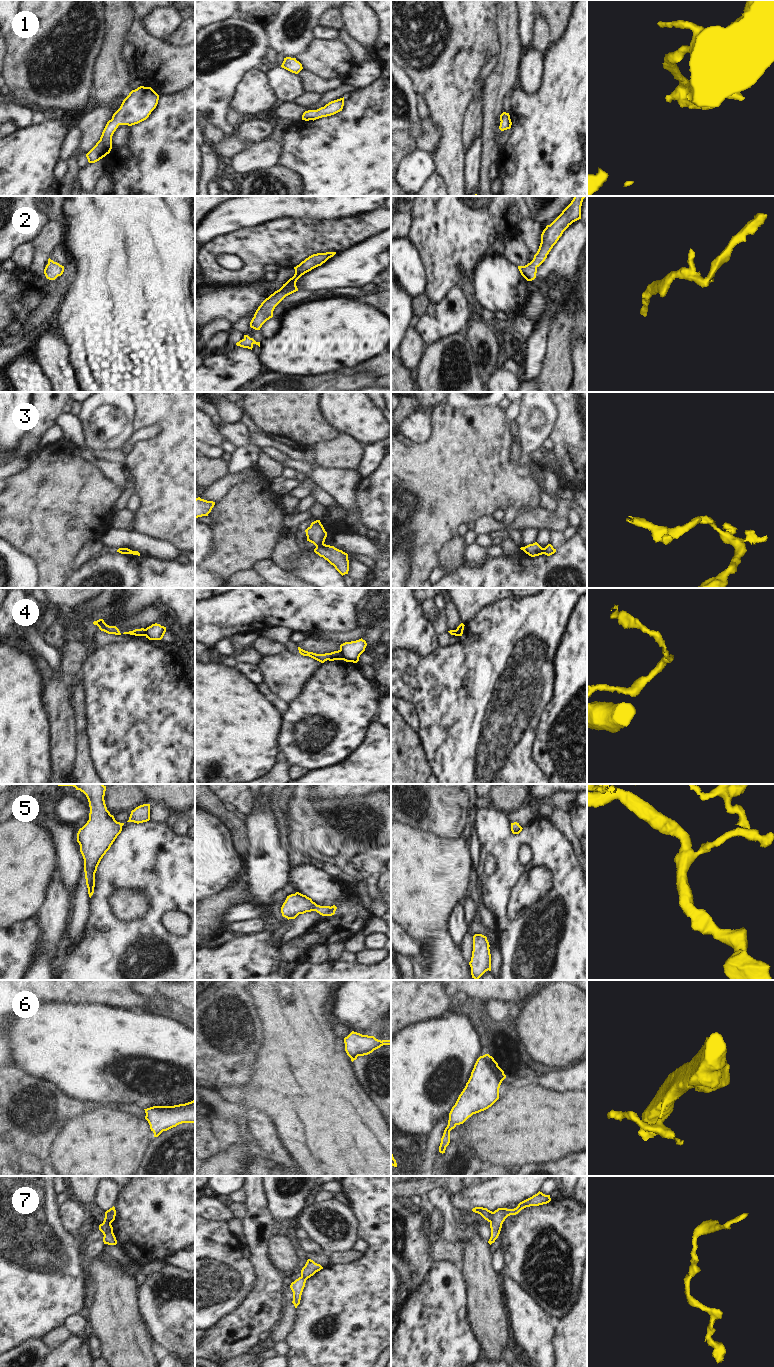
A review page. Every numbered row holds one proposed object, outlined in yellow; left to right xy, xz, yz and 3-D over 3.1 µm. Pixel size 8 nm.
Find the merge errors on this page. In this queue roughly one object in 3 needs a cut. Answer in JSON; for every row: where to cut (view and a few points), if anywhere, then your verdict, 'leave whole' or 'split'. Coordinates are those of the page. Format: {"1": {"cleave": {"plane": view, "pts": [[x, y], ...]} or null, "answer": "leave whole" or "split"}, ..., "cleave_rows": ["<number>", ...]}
{"1": {"cleave": null, "answer": "leave whole"}, "2": {"cleave": null, "answer": "leave whole"}, "3": {"cleave": {"plane": "xz", "pts": [[323, 543], [316, 546]]}, "answer": "split"}, "4": {"cleave": {"plane": "xz", "pts": [[339, 650], [342, 659]]}, "answer": "split"}, "5": {"cleave": null, "answer": "leave whole"}, "6": {"cleave": null, "answer": "leave whole"}, "7": {"cleave": {"plane": "yz", "pts": [[493, 1212], [490, 1222]]}, "answer": "split"}, "cleave_rows": ["3", "4", "7"]}

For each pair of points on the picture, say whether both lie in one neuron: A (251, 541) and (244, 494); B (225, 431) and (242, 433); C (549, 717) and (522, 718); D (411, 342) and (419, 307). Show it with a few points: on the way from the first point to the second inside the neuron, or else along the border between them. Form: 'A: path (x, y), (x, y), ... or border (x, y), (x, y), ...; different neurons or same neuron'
A: path (248, 529), (248, 506); same neuron
B: path (229, 431), (231, 433), (238, 433); same neuron
C: border (552, 696), (541, 715), (535, 740); different neurons
D: border (429, 306), (418, 322), (409, 328); different neurons

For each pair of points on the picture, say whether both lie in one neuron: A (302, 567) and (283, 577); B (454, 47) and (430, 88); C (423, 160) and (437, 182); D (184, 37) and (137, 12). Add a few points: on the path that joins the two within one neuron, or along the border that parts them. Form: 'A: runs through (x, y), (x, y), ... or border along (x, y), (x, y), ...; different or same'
A: border along (290, 572), (299, 577); different
B: runs through (444, 57), (444, 74), (440, 78); same
C: border along (436, 171), (423, 185); different
D: border along (168, 42), (174, 45), (184, 45); different

